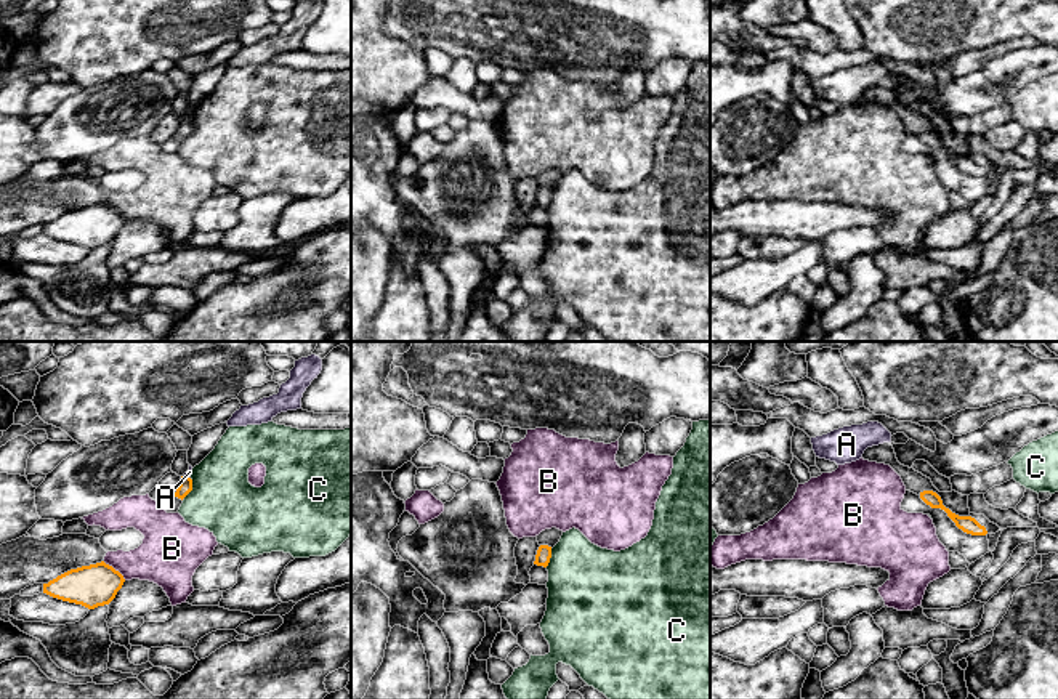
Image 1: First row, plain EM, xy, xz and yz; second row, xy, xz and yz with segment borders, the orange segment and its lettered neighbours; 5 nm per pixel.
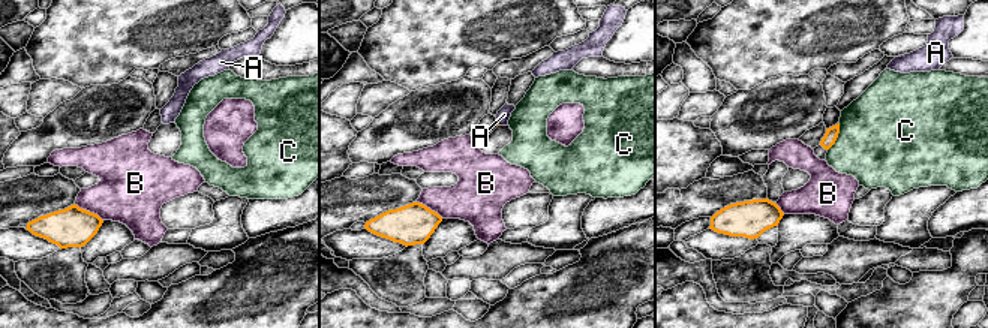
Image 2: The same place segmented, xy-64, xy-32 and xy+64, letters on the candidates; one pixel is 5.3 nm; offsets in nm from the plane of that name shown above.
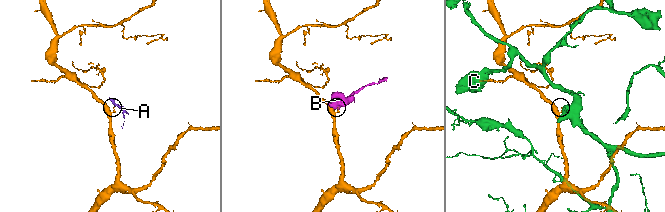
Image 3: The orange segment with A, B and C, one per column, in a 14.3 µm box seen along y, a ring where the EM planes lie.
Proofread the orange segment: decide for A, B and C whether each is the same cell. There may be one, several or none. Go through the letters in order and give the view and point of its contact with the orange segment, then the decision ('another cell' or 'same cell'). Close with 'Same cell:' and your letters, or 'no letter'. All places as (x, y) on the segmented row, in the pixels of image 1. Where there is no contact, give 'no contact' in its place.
A: xy (188, 476) | another cell
B: xy (113, 568) | another cell
C: xy (191, 488) | another cell
Same cell: no letter

